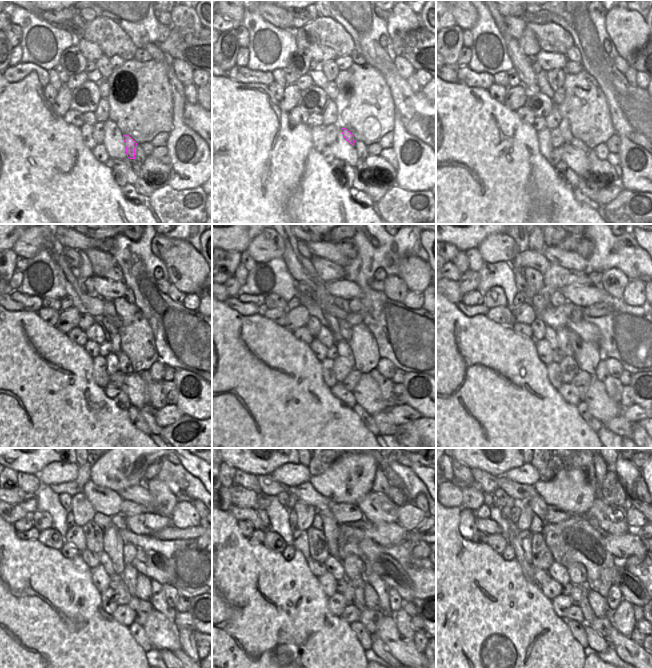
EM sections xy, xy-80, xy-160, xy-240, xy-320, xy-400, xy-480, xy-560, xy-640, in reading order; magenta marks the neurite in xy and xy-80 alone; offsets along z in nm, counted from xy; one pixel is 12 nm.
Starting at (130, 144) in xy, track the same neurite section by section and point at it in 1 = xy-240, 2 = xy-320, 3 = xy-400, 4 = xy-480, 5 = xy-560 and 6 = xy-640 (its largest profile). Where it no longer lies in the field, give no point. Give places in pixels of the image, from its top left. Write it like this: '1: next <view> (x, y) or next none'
1: next xy-240 (111, 333)
2: next xy-320 (330, 322)
3: next xy-400 (520, 282)
4: next xy-480 (65, 499)
5: next xy-560 (285, 499)
6: next xy-640 (498, 492)

